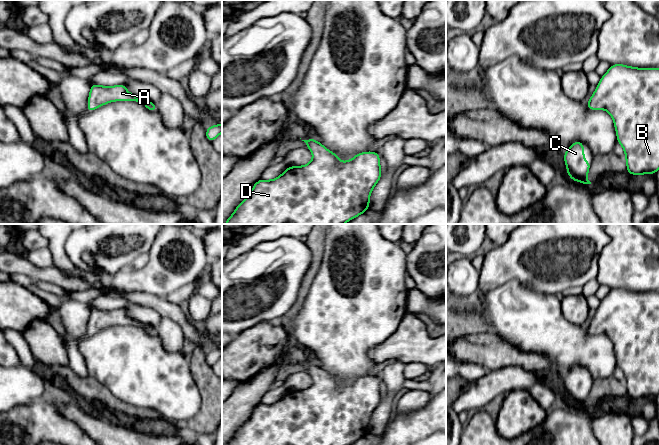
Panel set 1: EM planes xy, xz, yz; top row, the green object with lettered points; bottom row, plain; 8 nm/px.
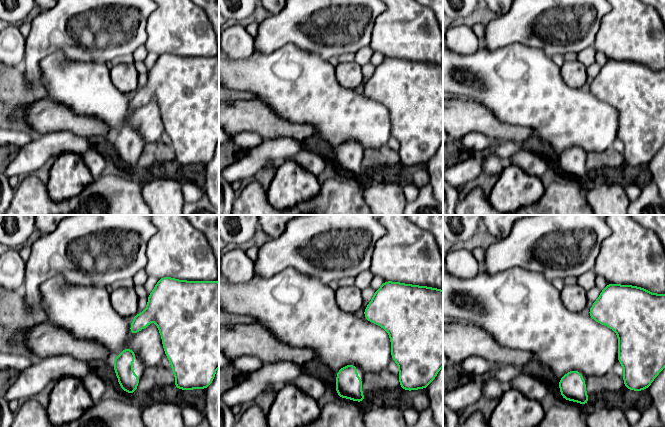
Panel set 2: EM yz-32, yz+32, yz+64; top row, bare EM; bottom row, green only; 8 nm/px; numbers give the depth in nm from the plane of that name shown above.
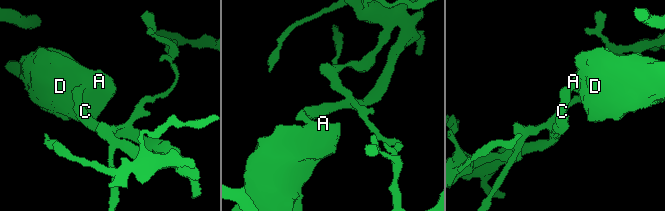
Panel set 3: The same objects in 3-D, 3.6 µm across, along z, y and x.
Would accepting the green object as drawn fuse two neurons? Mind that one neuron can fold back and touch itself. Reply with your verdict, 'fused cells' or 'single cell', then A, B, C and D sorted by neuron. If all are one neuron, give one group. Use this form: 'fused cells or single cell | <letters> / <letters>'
single cell | A B C D

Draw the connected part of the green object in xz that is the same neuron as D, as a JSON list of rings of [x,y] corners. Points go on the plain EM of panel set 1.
[[[302,364],[313,377],[312,385],[305,390],[287,391],[273,404],[258,404],[249,420],[237,429],[227,445],[350,445],[369,433],[371,415],[379,406],[382,394],[377,376],[358,377],[353,383],[341,386],[334,376],[319,365]]]

